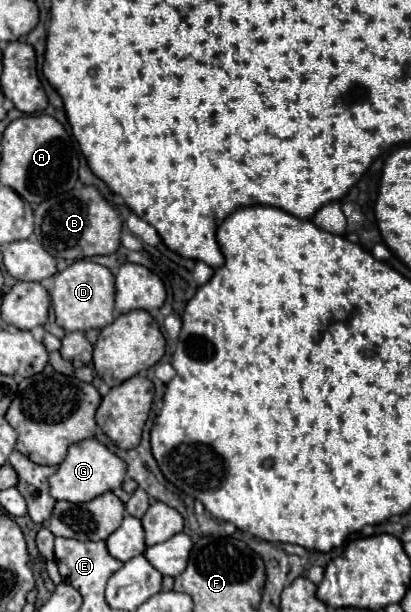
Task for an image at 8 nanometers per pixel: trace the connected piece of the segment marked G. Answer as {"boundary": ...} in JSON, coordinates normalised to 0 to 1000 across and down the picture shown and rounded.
{"boundary":[[[197,719],[187,725],[168,729],[163,748],[144,758],[139,771],[119,781],[119,801],[134,817],[163,817],[163,820],[217,820],[231,810],[246,810],[265,801],[280,801],[299,791],[309,771],[304,752],[294,752],[285,742],[275,742],[255,725],[241,719]]]}

